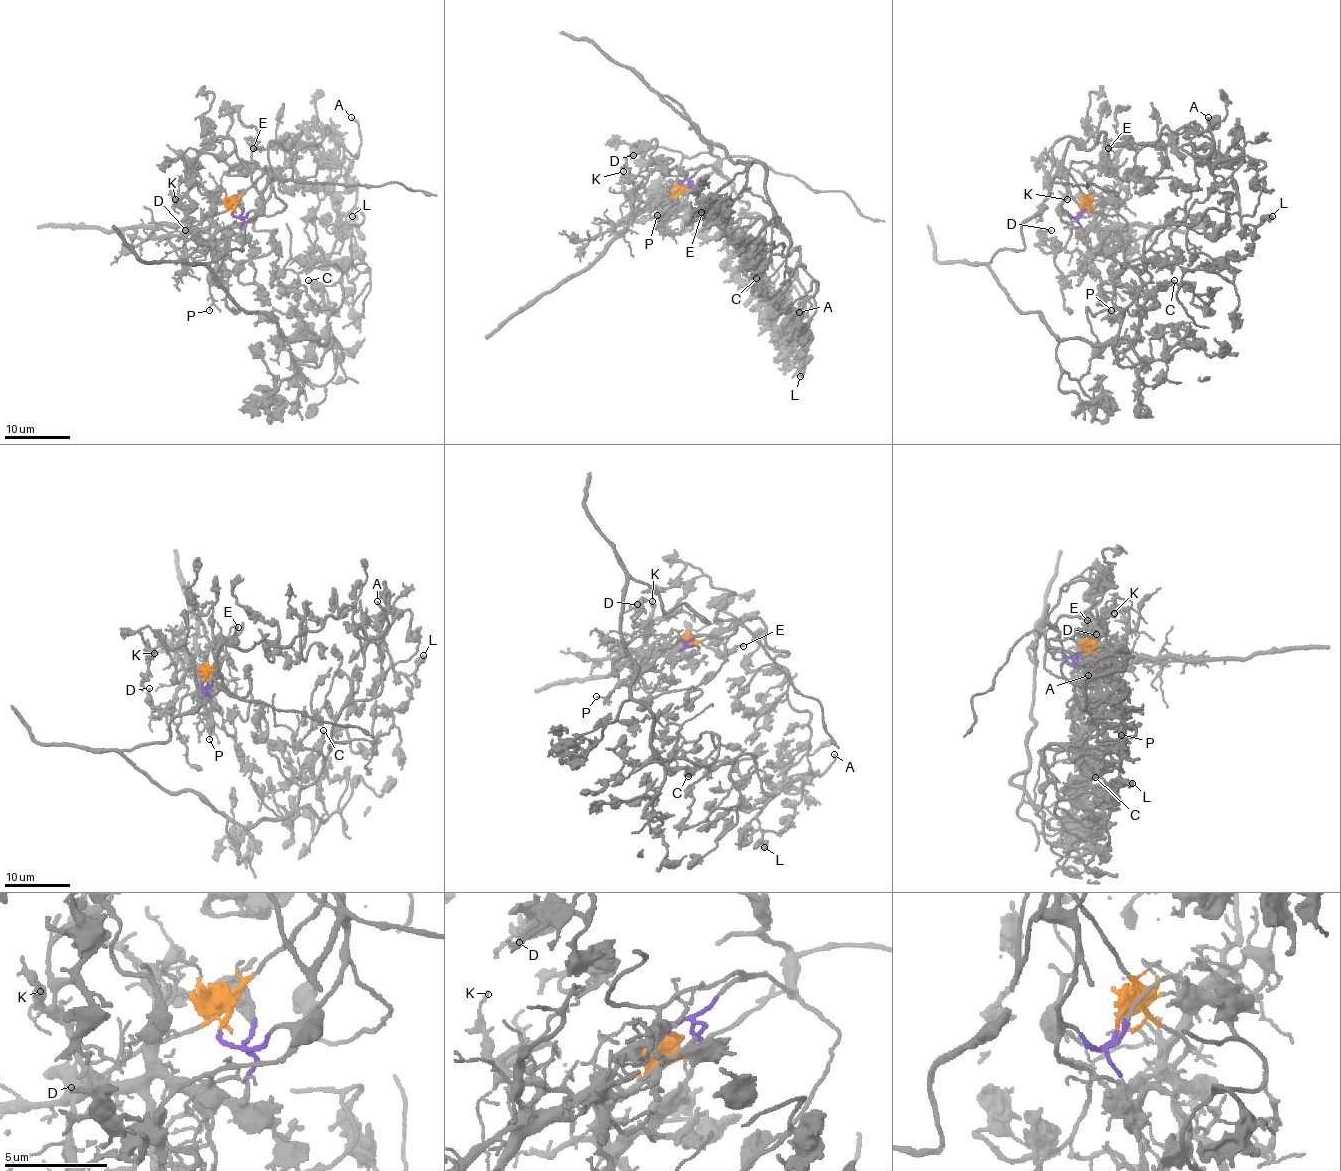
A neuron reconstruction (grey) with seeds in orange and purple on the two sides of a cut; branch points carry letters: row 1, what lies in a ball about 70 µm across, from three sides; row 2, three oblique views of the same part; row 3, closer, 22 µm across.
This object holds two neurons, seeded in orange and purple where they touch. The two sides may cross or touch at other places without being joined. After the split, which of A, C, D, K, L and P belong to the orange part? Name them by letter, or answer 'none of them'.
K, P

